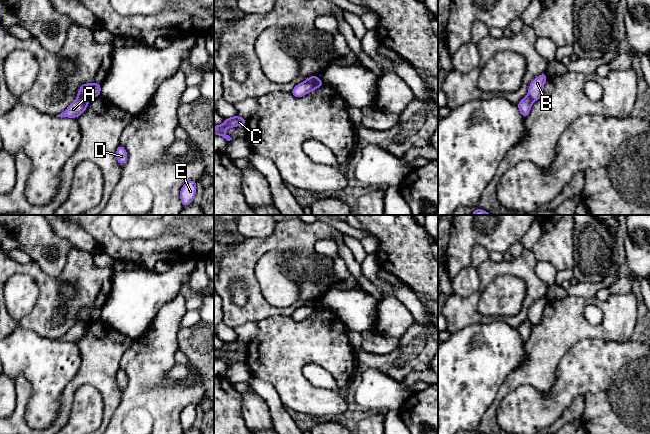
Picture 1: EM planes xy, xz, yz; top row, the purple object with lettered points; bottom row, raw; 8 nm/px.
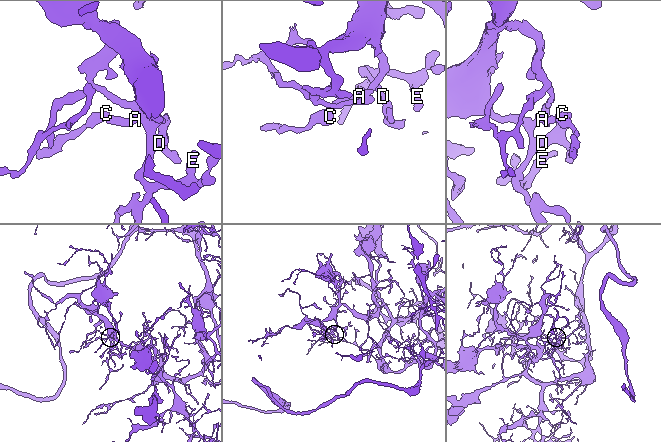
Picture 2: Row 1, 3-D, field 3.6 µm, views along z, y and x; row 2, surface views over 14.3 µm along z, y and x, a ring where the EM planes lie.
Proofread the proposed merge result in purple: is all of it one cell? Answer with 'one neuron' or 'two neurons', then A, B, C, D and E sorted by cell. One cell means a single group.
two neurons; groups A C D E / B

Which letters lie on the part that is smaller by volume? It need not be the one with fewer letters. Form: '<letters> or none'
B

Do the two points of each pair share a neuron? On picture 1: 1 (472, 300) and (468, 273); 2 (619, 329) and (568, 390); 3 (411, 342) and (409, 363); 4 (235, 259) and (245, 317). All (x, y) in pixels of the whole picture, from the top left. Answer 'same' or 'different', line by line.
1: different
2: different
3: same
4: same

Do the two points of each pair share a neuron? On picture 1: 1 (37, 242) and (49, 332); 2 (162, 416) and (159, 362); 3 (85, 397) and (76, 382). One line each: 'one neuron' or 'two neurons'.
1: two neurons
2: one neuron
3: two neurons

